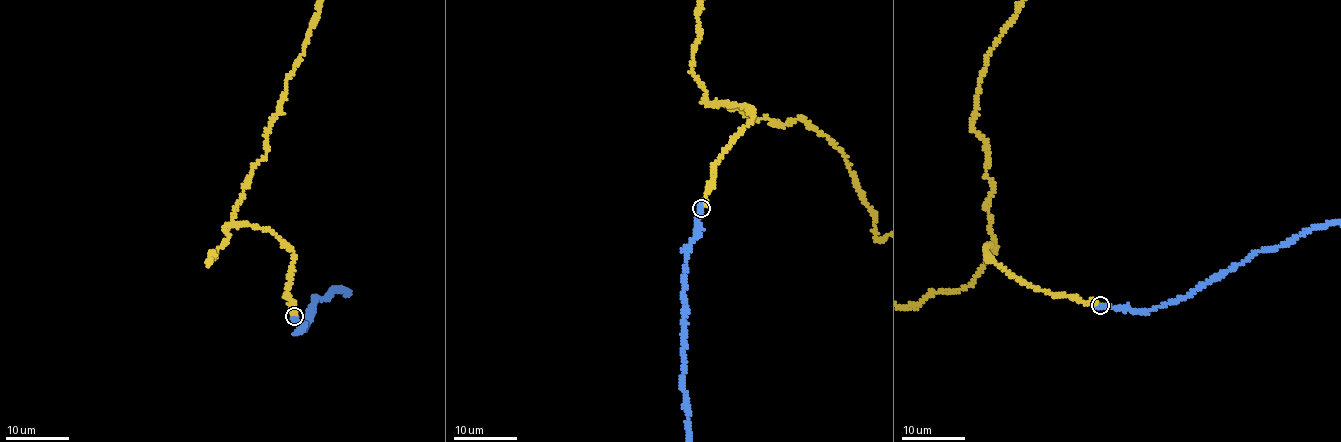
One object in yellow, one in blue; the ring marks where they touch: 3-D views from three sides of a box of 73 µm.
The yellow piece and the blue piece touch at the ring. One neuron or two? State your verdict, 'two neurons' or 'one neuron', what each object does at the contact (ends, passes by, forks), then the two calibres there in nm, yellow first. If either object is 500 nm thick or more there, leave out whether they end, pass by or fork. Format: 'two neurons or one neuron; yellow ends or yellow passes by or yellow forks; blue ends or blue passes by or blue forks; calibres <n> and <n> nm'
two neurons; calibres 320 and 500 nm

